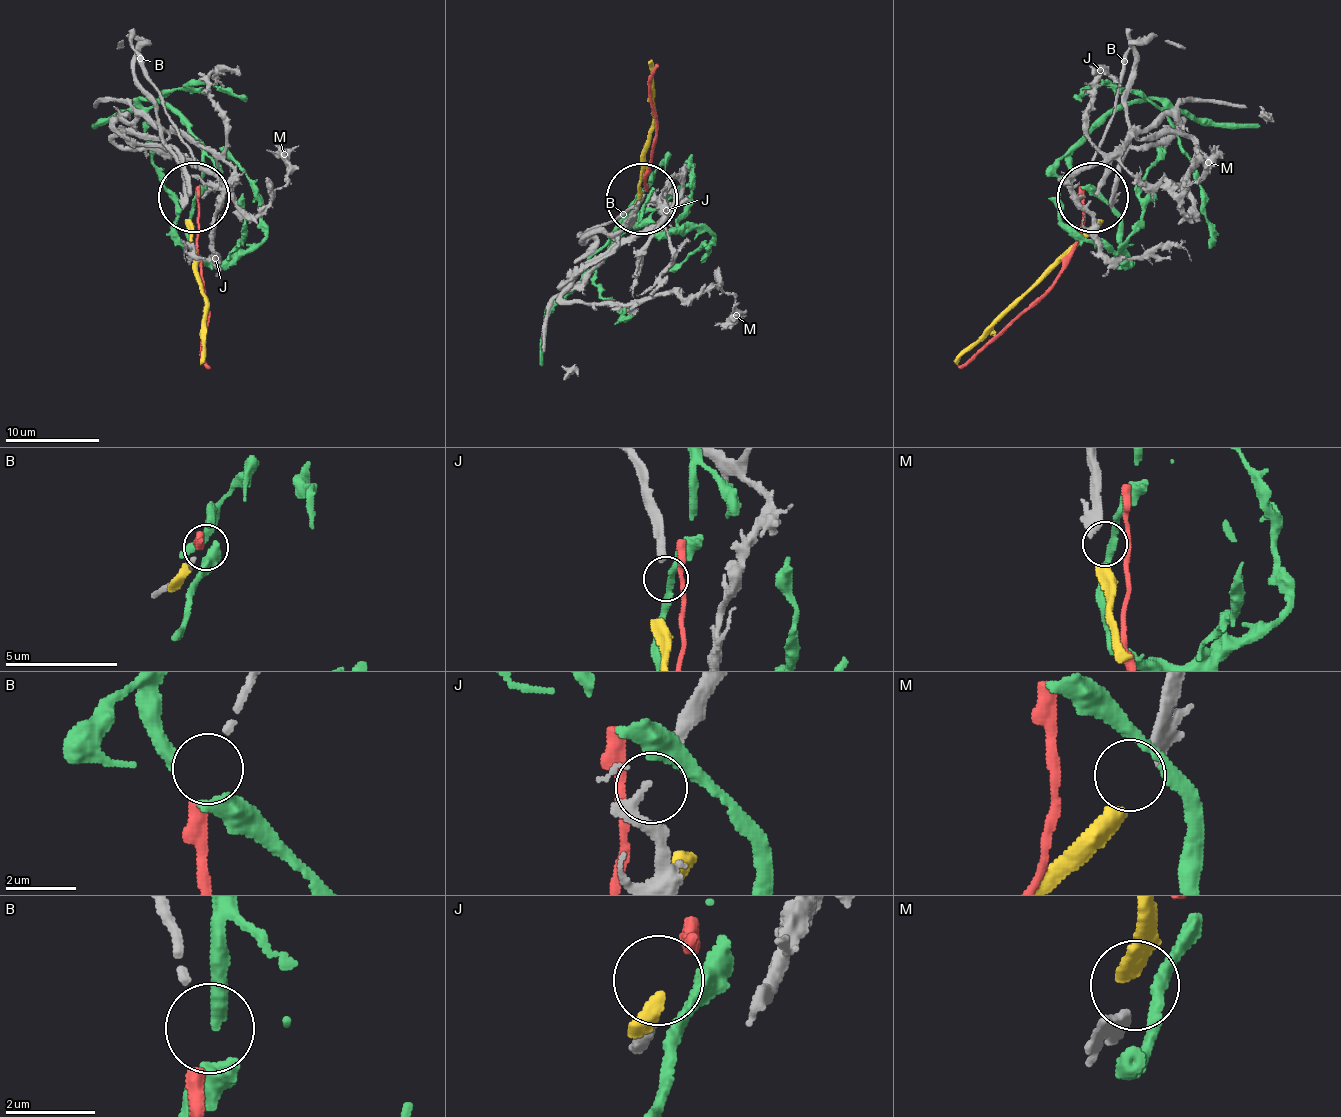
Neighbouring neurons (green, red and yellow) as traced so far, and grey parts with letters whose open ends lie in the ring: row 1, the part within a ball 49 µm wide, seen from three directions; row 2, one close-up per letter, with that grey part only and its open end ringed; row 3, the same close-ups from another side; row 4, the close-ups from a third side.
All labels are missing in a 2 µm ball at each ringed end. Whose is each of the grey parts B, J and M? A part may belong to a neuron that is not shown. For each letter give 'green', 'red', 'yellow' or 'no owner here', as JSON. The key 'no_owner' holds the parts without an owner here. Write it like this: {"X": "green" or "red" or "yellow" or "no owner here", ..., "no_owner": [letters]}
{"B": "red", "J": "no owner here", "M": "yellow", "no_owner": ["J"]}

